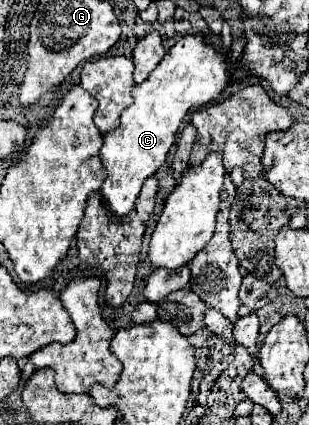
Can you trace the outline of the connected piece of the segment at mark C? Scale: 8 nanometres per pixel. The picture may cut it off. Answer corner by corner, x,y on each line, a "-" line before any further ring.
188,34
172,46
142,84
132,88
132,106
122,112
120,126
104,134
104,144
100,148
100,160
106,168
106,180
100,194
104,206
114,216
122,218
134,208
142,182
164,164
186,112
214,100
228,80
230,70
226,68
226,58
204,44
200,34

